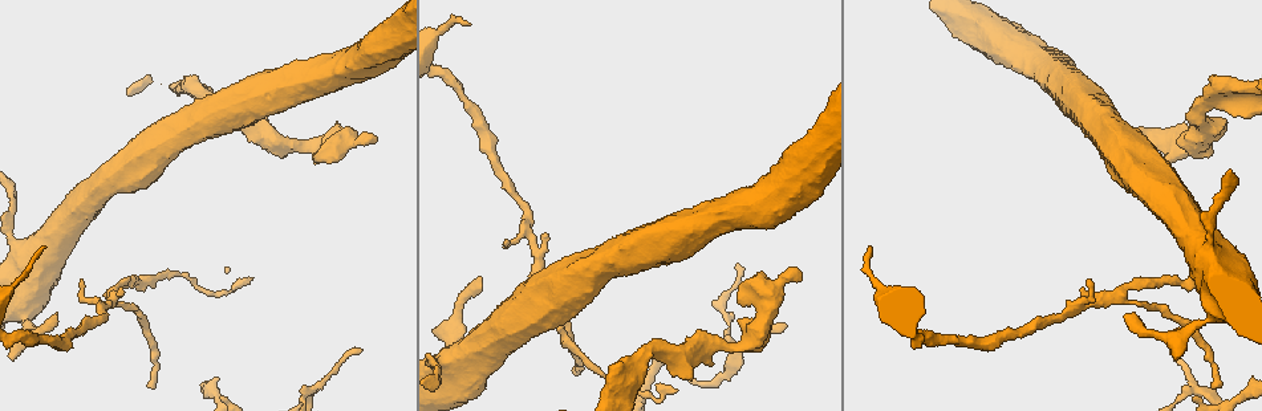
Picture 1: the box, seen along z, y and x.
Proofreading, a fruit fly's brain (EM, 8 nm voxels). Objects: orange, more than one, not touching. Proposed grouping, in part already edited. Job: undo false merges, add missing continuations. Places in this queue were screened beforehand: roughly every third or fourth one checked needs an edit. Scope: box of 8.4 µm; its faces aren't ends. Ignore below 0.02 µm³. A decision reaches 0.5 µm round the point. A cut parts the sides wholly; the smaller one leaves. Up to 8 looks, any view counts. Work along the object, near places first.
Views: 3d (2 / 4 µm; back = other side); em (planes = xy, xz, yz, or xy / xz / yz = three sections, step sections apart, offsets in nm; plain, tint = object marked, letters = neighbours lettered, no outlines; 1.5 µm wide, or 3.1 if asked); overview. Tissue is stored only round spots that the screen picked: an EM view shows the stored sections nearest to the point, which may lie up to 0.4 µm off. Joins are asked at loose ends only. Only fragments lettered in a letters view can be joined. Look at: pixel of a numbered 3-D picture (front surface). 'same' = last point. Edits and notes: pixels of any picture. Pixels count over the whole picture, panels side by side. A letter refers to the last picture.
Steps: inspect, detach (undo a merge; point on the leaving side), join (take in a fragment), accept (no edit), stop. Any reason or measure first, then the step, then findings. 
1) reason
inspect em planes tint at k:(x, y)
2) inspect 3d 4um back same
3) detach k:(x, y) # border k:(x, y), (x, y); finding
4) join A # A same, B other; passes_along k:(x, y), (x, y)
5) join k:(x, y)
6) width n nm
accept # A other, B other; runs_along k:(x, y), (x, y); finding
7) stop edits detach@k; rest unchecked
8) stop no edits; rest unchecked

free end
inspect em planes plain at 1:(799, 271)

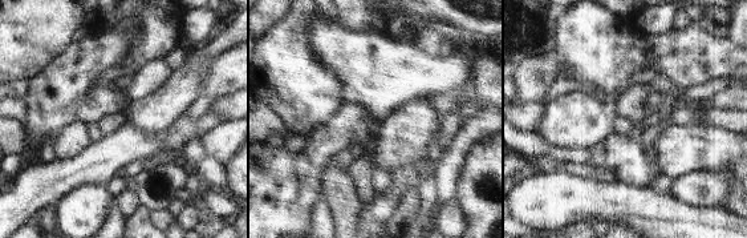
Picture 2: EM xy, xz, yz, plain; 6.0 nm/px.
see the neighbours
inspect em planes letters same

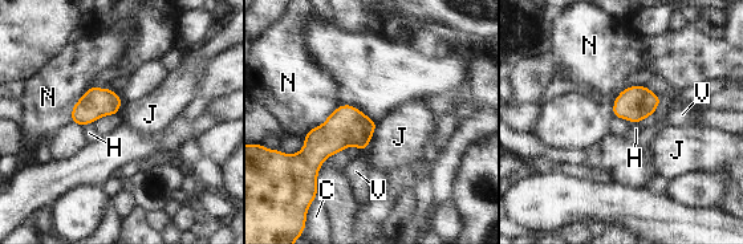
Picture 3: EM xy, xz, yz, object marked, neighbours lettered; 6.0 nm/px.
width 180 nm
accept # C other, H other, J other, N other, V other; border 3:(377, 122), (370, 142), (364, 150); no lettered fragment goes on from it

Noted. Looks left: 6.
branch stops here
inspect em xz step 4 letters at 1:(784, 325)

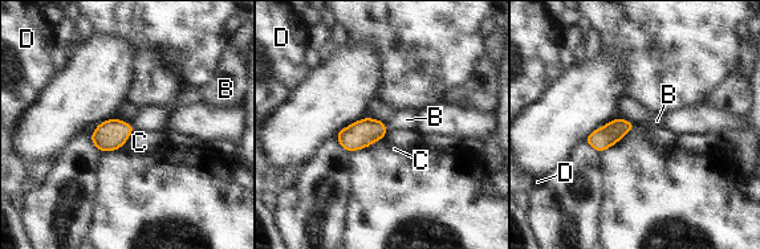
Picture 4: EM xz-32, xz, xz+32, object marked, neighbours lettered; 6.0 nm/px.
width 140 nm
join B # B same, C other, D other; passes_along 4:(358, 135), (385, 126), (406, 119); it goes on there

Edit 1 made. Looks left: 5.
inspect overview

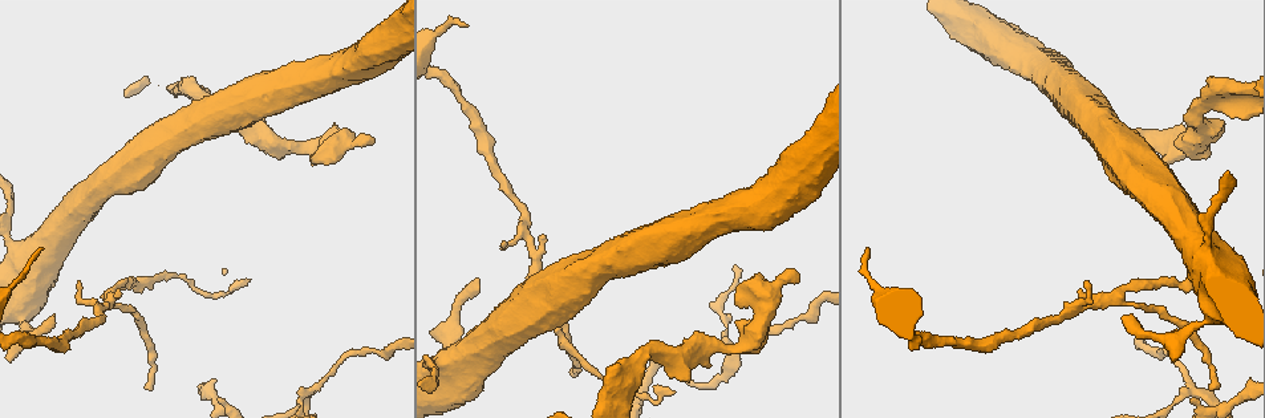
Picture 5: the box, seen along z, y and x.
long arm stops here
inspect em xy step 8 letters at 5:(574, 375)

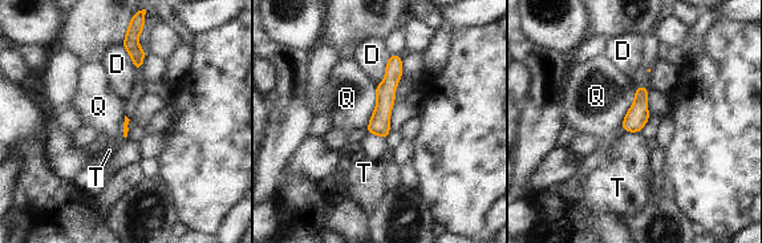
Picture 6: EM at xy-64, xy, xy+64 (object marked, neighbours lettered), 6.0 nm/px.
accept # D other, Q other, T other; no lettered fragment goes on from it

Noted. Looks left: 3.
end of a long branch
inspect 3d 4um at 5:(673, 394)

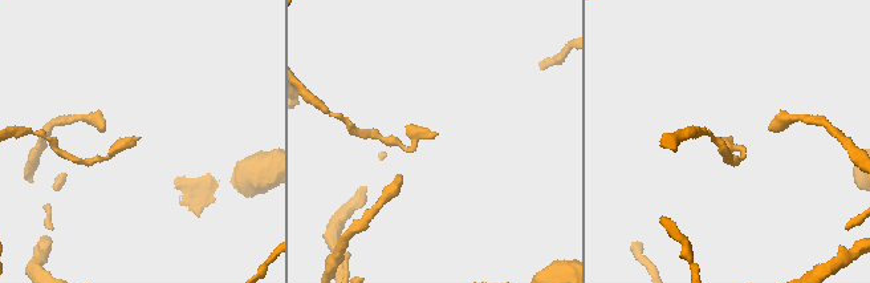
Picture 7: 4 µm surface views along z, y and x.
inspect em planes letters at 7:(433, 138)

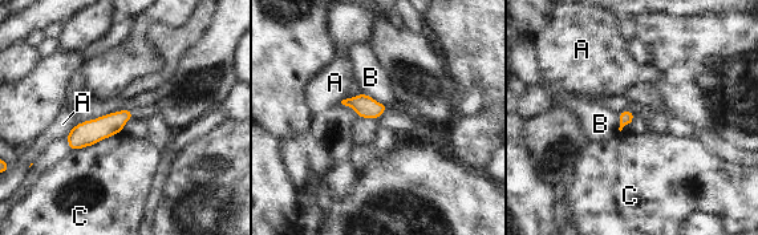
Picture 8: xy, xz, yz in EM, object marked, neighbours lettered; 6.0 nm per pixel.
longest_contact C 340 nm
accept # A other, B other, C other; runs_along 8:(129, 114), (84, 134), (72, 146); no lettered fragment goes on from it

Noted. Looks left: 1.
stop edits join@4; rest unchecked

